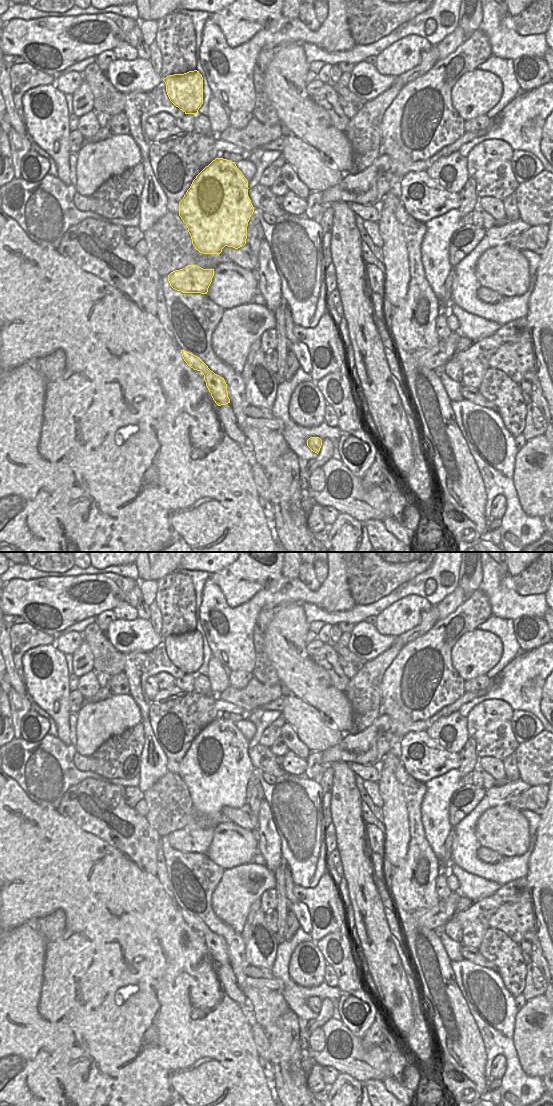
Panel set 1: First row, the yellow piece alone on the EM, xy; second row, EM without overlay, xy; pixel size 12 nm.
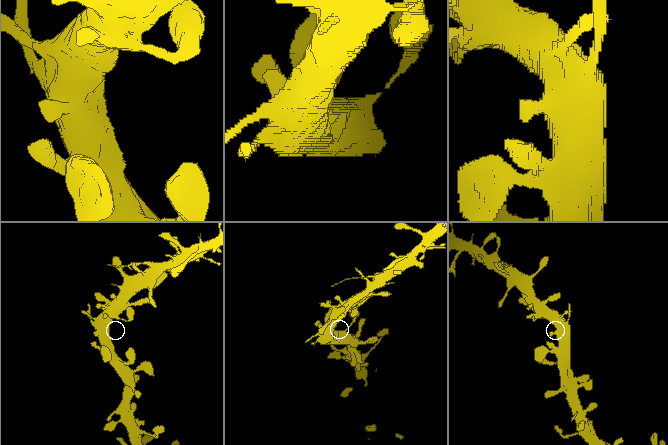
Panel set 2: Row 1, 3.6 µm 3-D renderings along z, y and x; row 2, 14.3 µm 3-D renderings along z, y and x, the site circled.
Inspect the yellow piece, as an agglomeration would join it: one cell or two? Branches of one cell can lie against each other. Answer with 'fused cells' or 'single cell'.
single cell

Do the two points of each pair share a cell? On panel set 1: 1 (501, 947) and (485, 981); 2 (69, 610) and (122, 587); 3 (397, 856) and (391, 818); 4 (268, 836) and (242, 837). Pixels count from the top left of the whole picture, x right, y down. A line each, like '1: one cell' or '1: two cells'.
1: two cells
2: one cell
3: one cell
4: two cells

